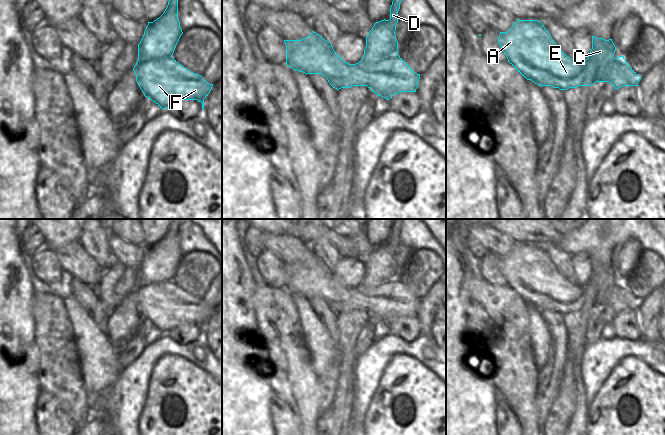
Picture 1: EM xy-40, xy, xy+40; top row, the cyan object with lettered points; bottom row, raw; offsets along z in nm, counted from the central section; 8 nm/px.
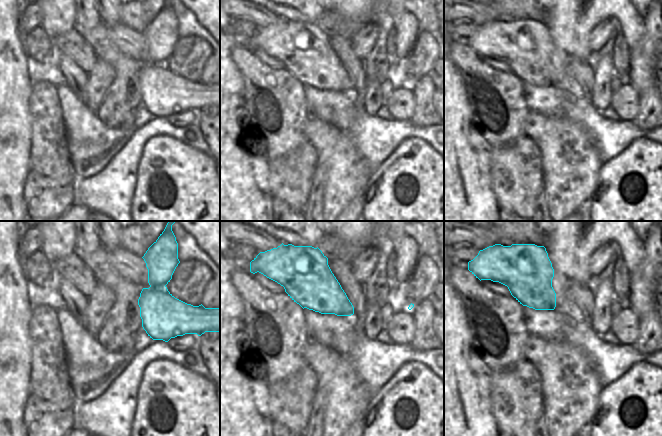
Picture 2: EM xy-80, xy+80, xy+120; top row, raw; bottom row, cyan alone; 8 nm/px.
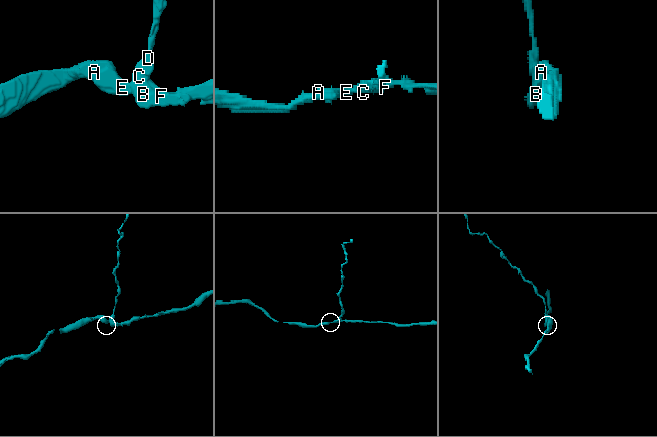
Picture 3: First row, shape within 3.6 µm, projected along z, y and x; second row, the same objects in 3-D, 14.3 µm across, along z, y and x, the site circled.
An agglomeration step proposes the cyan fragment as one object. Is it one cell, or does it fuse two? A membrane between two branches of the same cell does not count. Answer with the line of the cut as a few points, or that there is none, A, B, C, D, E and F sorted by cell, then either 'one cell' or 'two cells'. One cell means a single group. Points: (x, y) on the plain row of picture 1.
xy (397, 277), (376, 287), (363, 286), (361, 284) | A B E F / C D | two cells

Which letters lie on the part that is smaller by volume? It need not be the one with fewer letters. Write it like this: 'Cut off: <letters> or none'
Cut off: C, D

